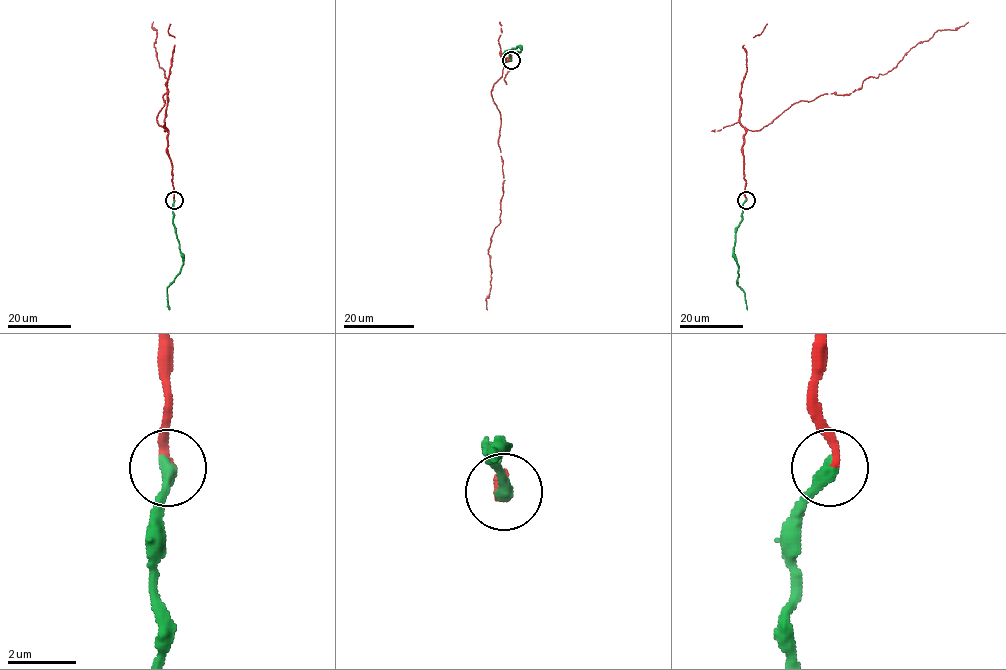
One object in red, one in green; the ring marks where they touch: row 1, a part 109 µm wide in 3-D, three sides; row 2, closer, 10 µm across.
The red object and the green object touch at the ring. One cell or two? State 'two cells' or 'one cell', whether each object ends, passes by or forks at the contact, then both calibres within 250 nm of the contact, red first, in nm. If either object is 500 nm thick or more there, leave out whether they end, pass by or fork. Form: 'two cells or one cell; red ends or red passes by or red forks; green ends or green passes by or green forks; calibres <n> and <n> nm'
one cell; red ends; green ends; calibres 200 and 400 nm

